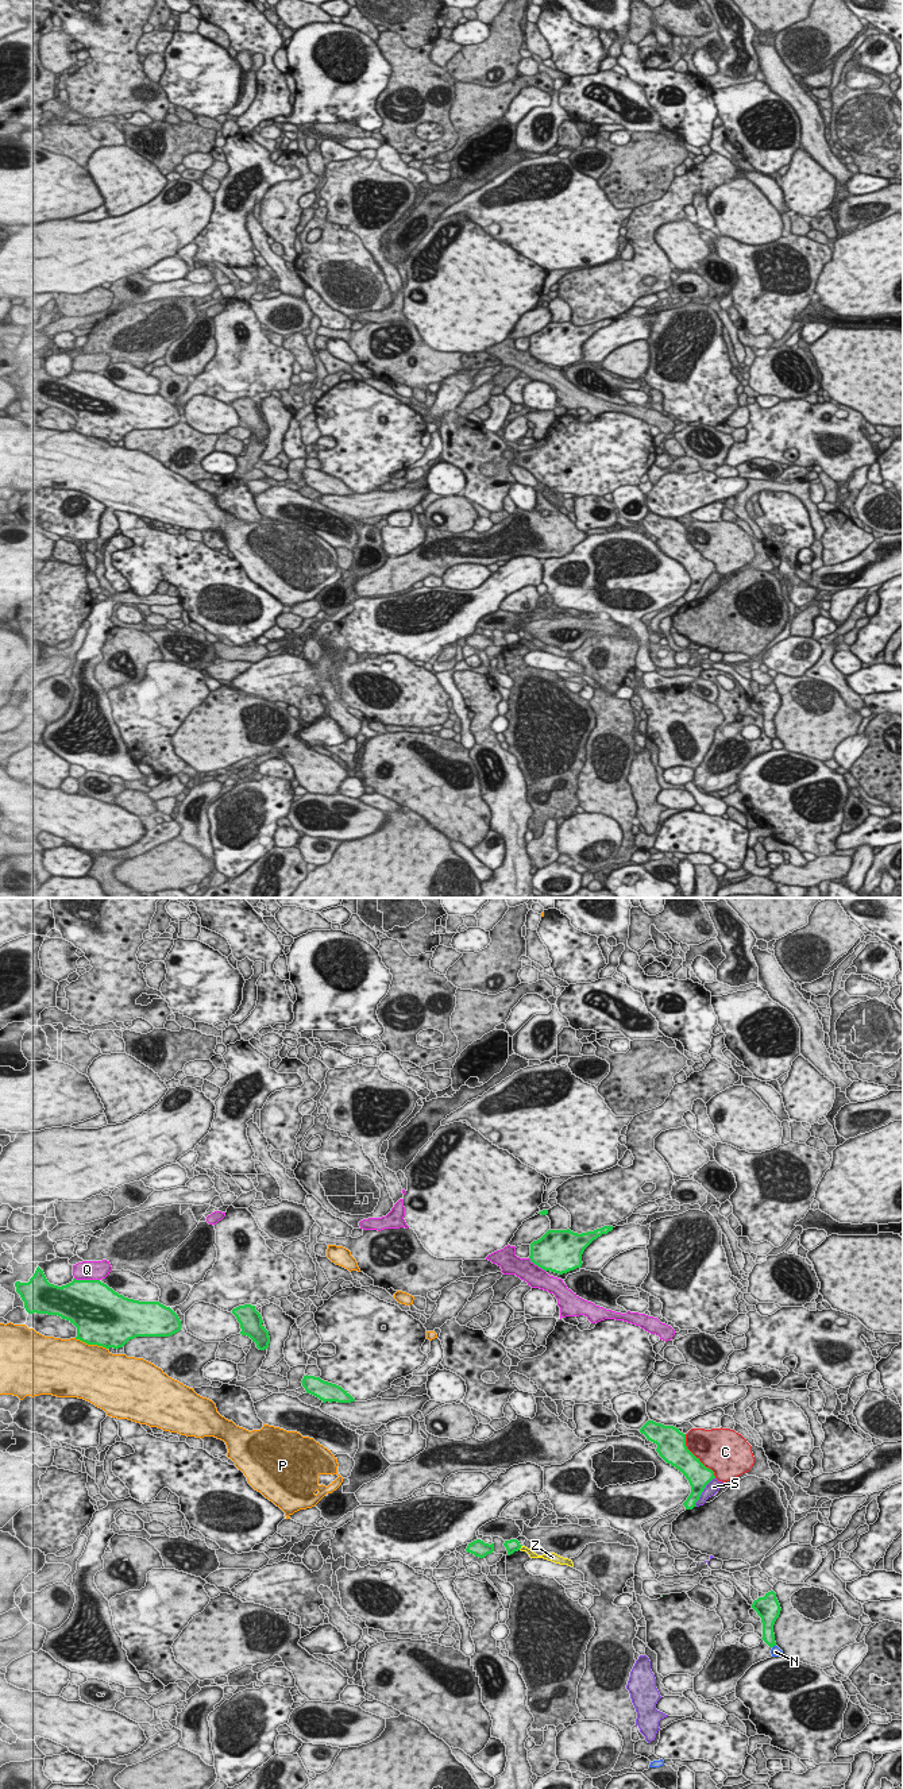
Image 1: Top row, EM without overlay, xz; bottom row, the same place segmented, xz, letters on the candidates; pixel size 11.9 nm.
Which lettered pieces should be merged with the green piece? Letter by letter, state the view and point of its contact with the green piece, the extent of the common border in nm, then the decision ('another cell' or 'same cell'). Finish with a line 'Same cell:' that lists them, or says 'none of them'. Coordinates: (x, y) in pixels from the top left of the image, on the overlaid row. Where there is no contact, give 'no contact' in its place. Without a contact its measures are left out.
C: contact xz (695, 1457); length 650 nm; another cell
N: contact xz (774, 1645); length 60 nm; another cell
P: contact xz (91, 1344); length 420 nm; another cell
Q: contact xz (87, 1280); length 300 nm; another cell
S: contact xz (702, 1491); length 420 nm; another cell
Z: contact xz (520, 1547); length 70 nm; another cell
Same cell: none of them

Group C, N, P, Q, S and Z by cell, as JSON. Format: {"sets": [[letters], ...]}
{"sets": [["C"], ["N"], ["P"], ["Q"], ["S", "Z"]]}

